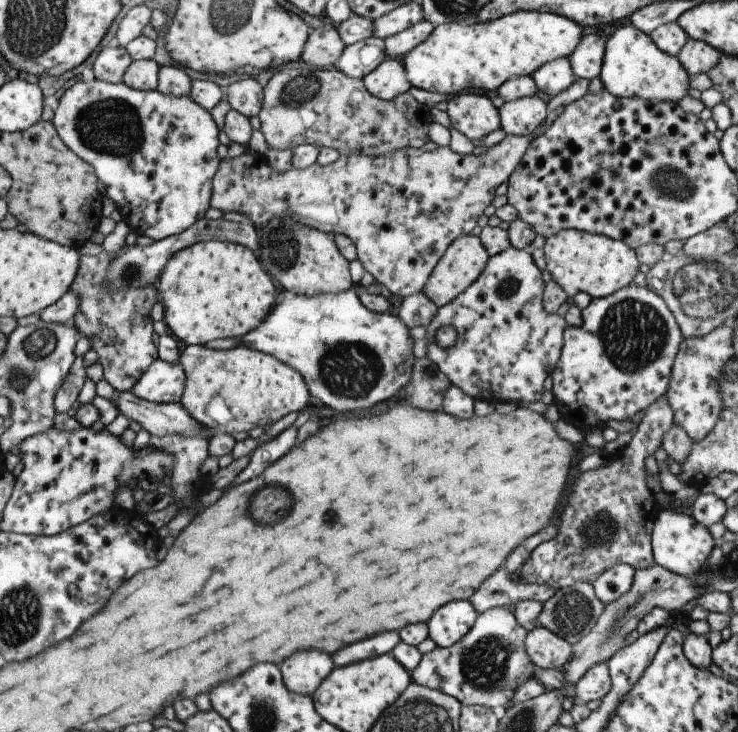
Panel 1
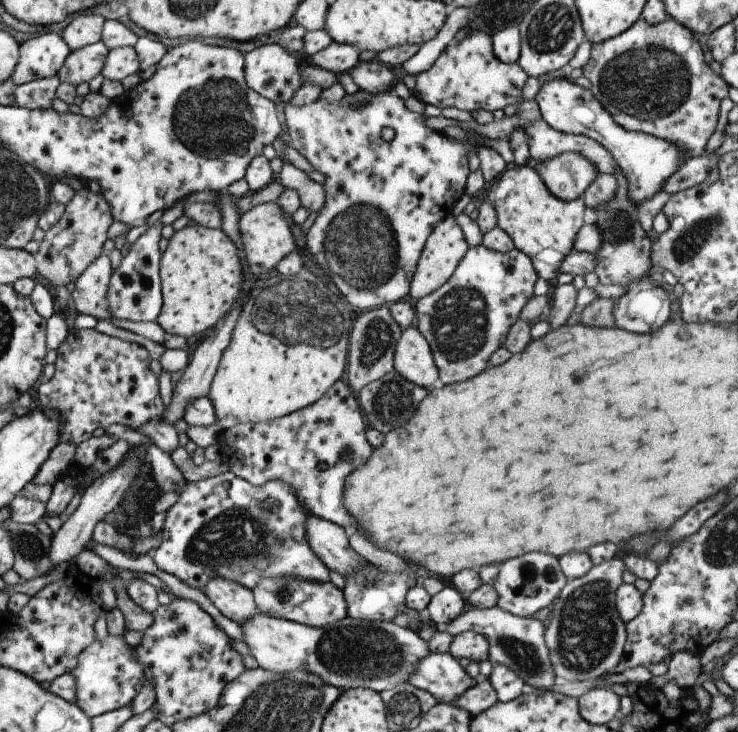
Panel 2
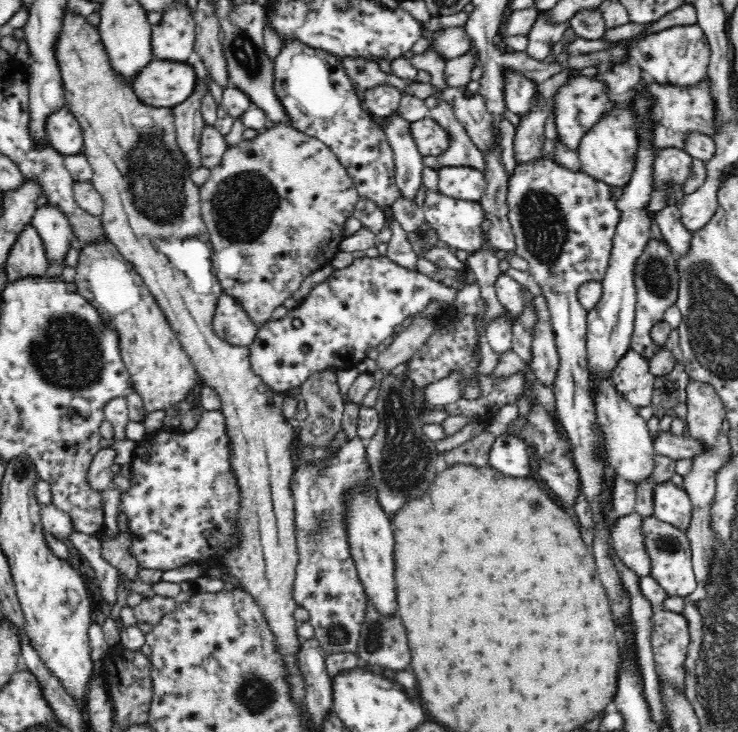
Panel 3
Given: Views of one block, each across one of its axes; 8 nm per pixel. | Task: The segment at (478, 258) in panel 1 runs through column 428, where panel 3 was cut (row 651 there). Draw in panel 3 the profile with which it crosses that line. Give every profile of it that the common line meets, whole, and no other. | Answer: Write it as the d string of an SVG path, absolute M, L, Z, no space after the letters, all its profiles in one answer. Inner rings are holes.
M68 11L63 16L62 33L56 44L56 59L65 90L65 106L76 117L83 132L83 155L88 159L93 171L91 183L103 198L103 213L99 216L108 238L120 254L134 266L148 287L156 304L162 310L164 317L176 333L186 355L190 357L197 370L201 383L214 389L220 399L220 412L226 423L228 436L228 457L230 470L234 473L238 485L238 511L233 546L223 558L219 559L218 567L224 573L224 579L232 580L236 588L250 595L260 607L270 631L274 633L277 652L284 659L286 683L290 687L290 697L296 703L298 712L302 712L305 704L306 683L297 662L298 652L302 648L296 633L293 587L298 564L298 552L294 531L294 499L290 489L292 463L292 446L294 446L294 428L283 415L284 393L272 390L264 381L254 374L249 361L249 348L228 344L215 334L213 329L214 314L217 302L222 294L218 277L213 273L188 272L202 268L204 264L176 264L163 255L156 246L156 238L166 239L166 242L178 239L199 238L210 247L209 231L203 221L200 210L199 187L192 184L190 174L193 169L189 165L176 143L175 122L173 112L168 108L155 108L143 104L134 93L132 85L122 81L111 67L105 52L99 30L94 29L82 16Z

